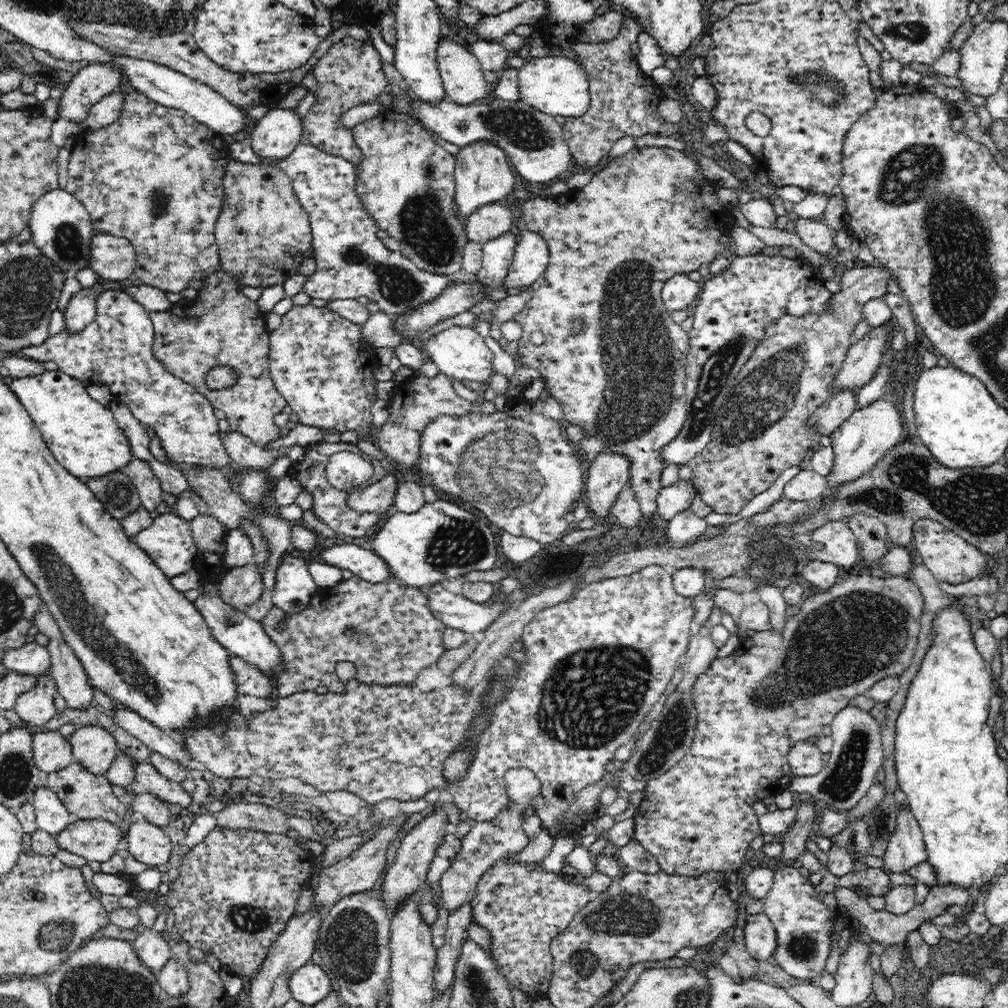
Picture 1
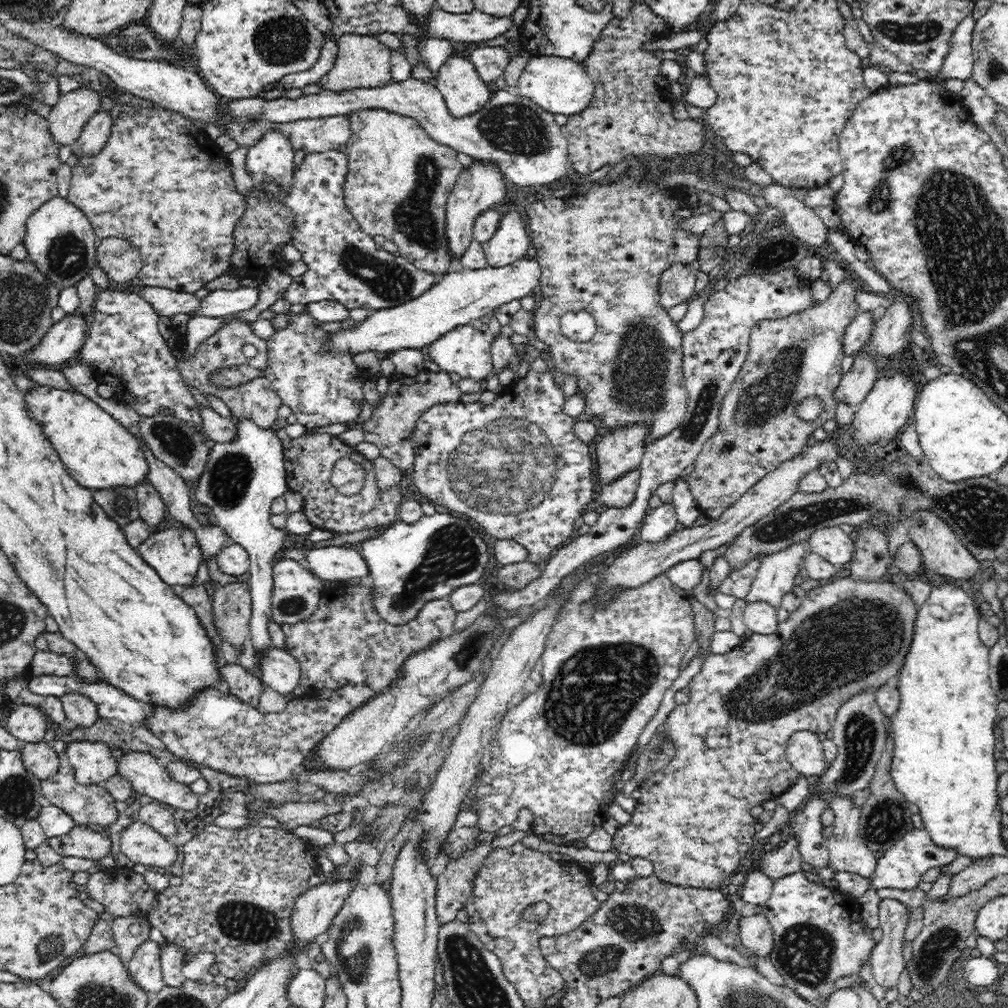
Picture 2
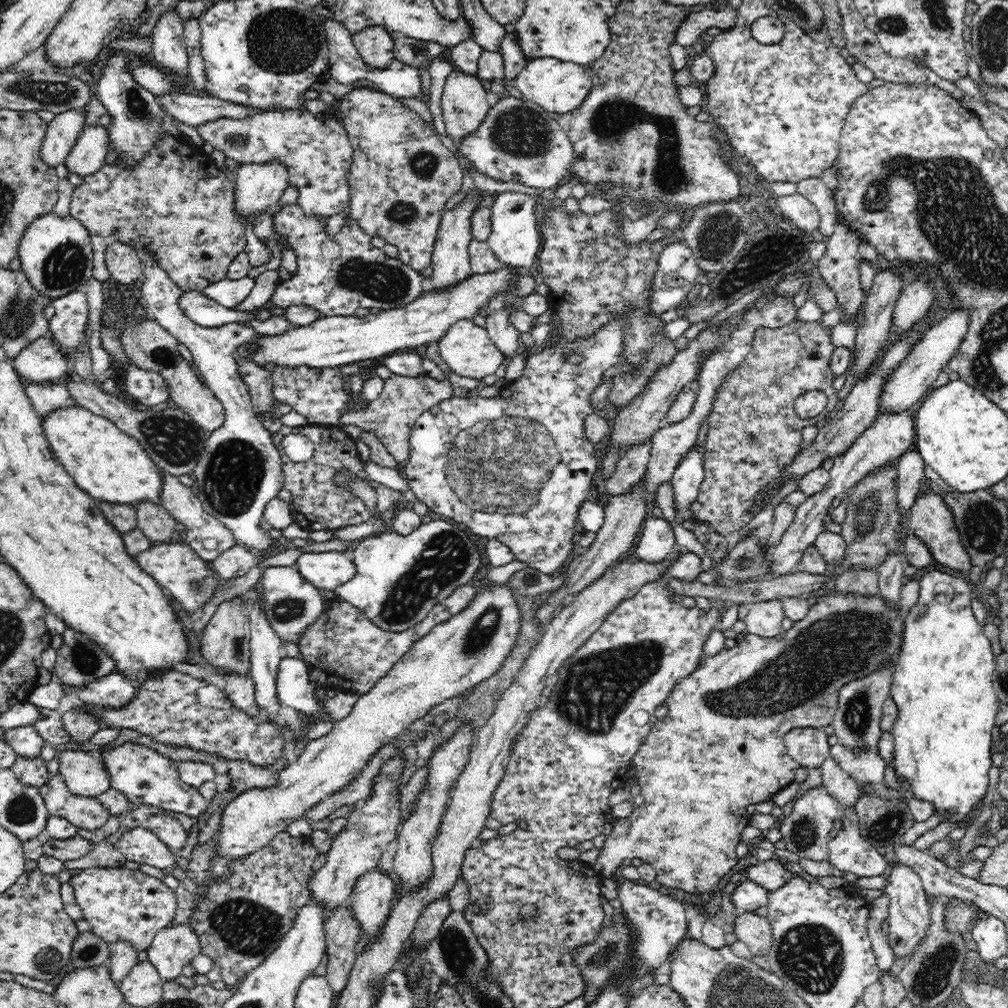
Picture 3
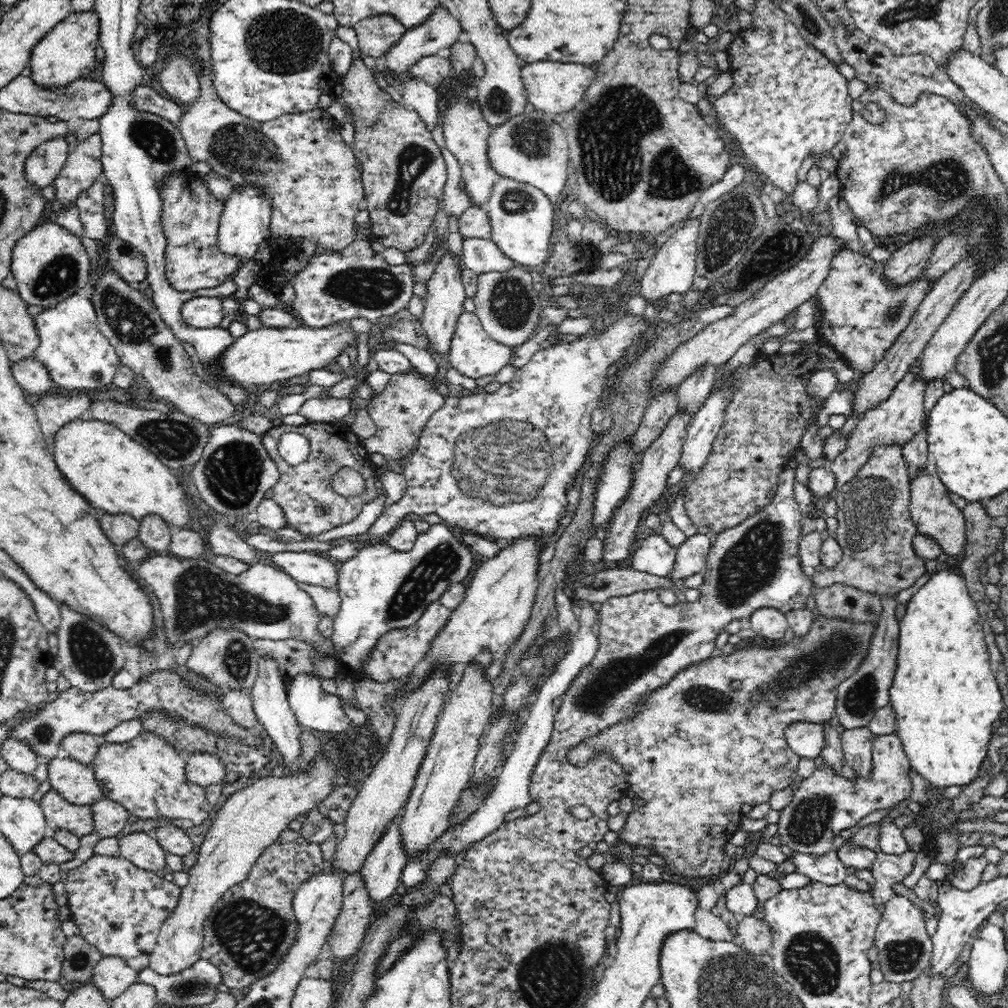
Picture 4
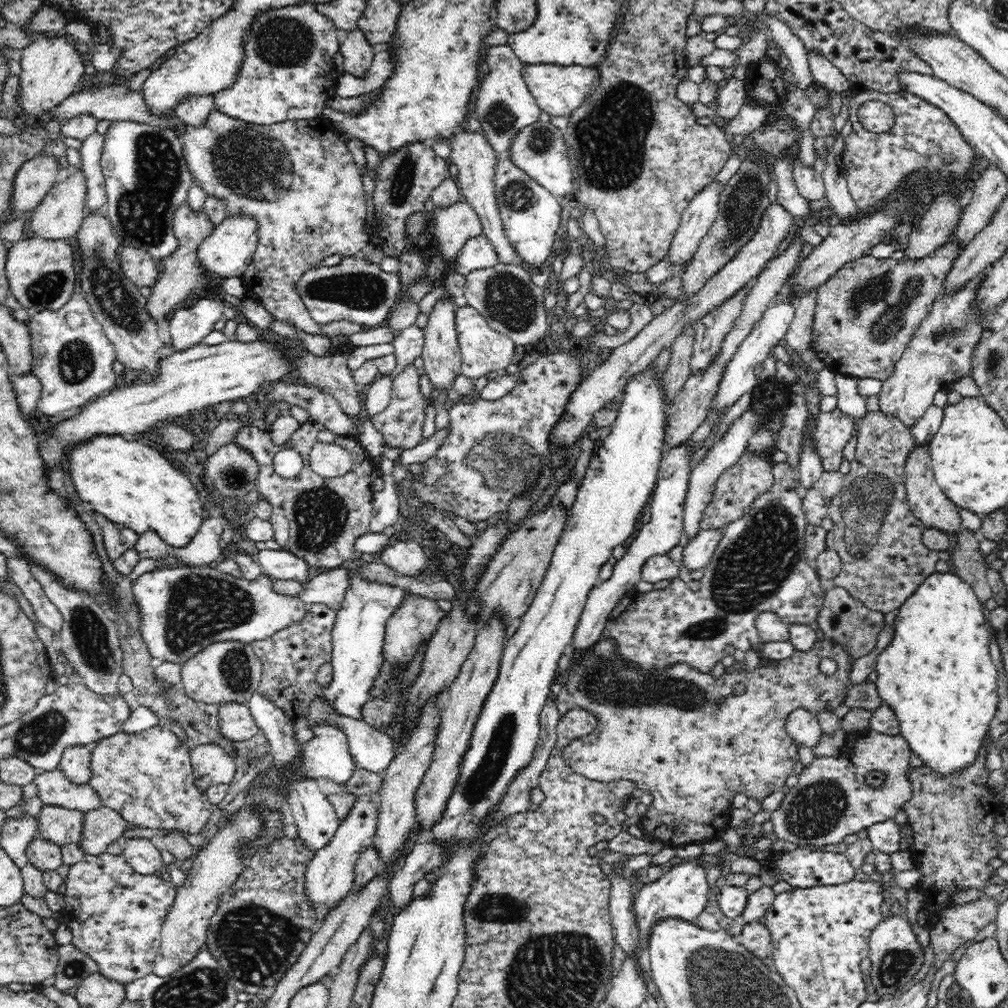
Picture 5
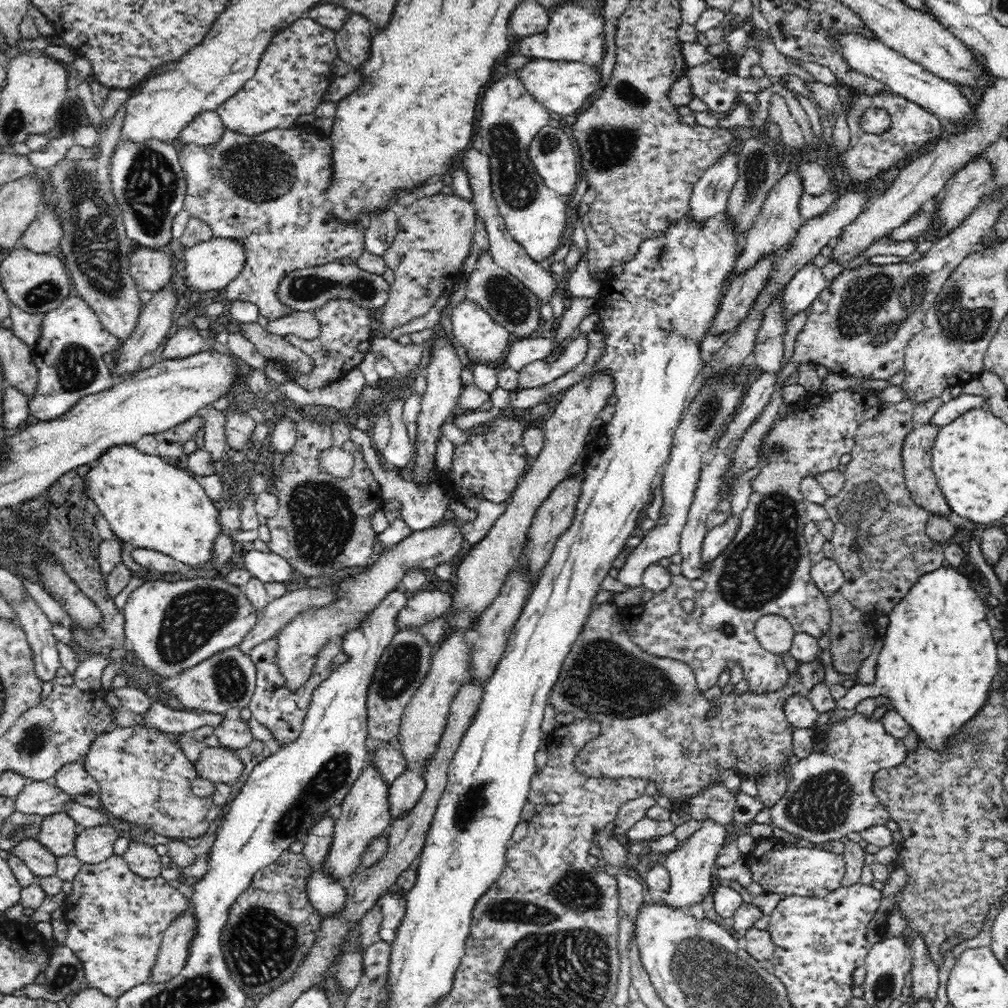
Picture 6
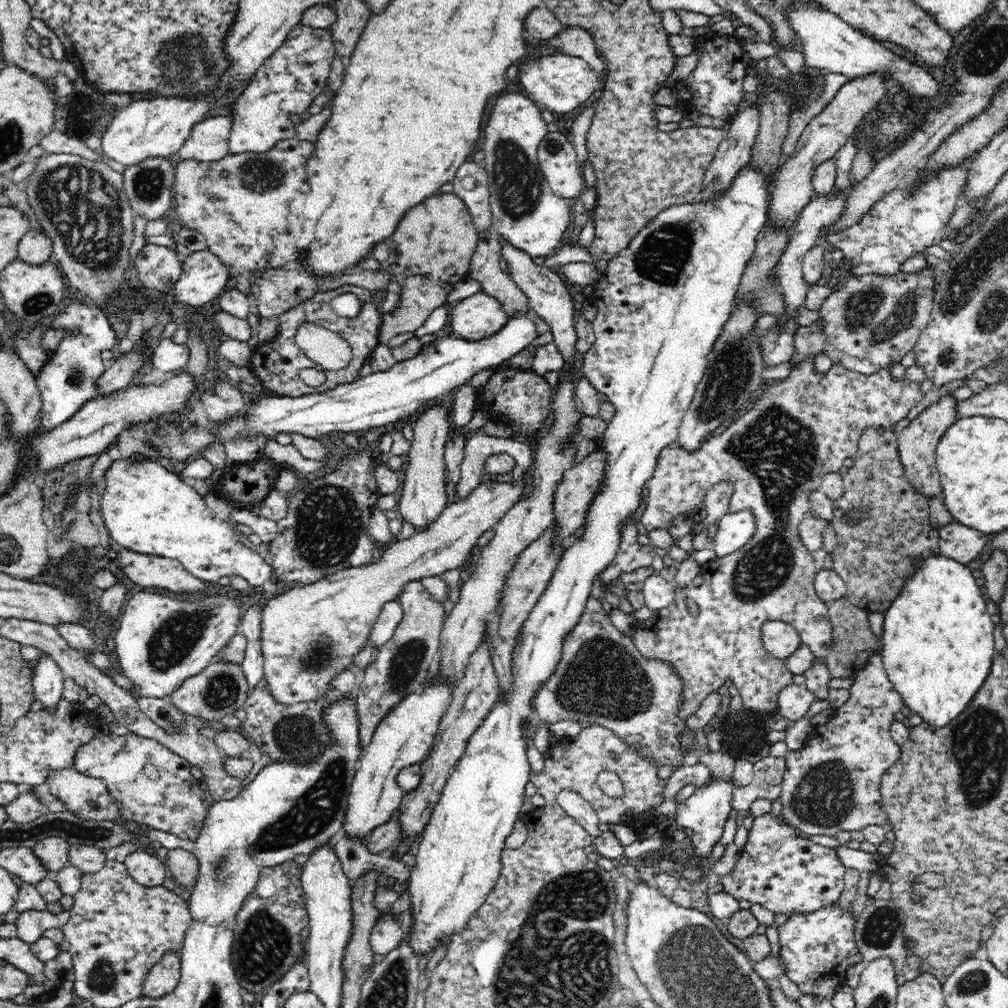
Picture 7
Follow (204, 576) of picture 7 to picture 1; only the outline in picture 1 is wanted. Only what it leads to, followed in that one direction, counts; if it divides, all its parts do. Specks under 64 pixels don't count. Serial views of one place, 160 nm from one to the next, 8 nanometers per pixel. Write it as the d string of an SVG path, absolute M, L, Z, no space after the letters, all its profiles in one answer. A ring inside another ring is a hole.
M45 370L42 375L8 380L10 390L20 399L22 406L40 431L46 446L54 458L72 476L100 478L122 470L133 454L129 440L118 426L114 413L108 406L92 399L86 391L85 382L80 382L64 372ZM341 539L338 544L326 548L318 558L324 564L350 570L354 576L368 582L381 583L392 579L390 566L380 555L348 540Z

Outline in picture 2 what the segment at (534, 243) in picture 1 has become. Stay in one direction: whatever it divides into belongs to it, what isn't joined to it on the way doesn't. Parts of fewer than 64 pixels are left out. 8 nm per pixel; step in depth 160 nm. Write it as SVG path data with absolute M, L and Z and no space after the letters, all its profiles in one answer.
M533 252L498 269L487 267L448 272L439 277L437 284L419 298L394 309L370 311L364 322L332 333L327 346L331 346L331 350L351 350L351 354L368 350L393 353L402 348L420 349L426 344L432 344L456 326L477 324L484 315L490 315L496 308L532 295L539 286L540 278L540 265Z

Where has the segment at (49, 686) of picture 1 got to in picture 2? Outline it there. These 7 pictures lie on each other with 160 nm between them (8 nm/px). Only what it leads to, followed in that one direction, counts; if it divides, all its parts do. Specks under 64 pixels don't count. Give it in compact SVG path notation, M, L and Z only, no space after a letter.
M18 704L8 716L8 733L18 738L21 745L44 741L47 731L46 712L42 708Z

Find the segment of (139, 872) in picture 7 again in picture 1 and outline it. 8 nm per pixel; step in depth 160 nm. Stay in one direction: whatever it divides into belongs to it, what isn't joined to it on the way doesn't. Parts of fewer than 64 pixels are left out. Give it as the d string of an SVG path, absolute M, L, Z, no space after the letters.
M141 817L133 820L126 838L128 852L132 857L151 868L166 865L174 850L170 837L164 833L162 827Z

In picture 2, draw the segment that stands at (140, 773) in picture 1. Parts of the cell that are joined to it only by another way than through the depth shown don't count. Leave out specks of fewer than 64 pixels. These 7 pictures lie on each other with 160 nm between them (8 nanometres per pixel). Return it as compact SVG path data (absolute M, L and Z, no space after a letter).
M126 752L117 760L117 774L126 779L132 789L140 795L154 799L158 804L166 803L183 811L194 810L199 796L188 785L174 780L165 762L144 752Z

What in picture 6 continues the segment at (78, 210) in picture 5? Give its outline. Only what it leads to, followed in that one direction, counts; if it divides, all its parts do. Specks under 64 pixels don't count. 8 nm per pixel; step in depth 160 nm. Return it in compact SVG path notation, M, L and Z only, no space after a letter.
M53 203L46 204L48 208L45 213L32 220L20 238L20 244L36 254L45 254L46 251L54 250L60 245L64 236L61 220L55 213L55 206Z

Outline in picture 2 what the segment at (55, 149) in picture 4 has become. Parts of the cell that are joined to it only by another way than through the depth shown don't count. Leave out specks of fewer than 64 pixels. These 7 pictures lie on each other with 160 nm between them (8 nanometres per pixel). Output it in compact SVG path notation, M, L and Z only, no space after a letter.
M81 86L60 96L47 117L51 135L58 144L71 145L81 135L84 125L100 108L100 96L100 91Z

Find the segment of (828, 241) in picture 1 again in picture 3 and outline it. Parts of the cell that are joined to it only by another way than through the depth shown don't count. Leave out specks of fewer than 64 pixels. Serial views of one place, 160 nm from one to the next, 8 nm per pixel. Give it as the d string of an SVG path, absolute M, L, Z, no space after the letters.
M797 192L787 196L778 196L776 203L784 218L792 220L794 228L800 228L811 234L819 228L821 218L818 209L802 194Z

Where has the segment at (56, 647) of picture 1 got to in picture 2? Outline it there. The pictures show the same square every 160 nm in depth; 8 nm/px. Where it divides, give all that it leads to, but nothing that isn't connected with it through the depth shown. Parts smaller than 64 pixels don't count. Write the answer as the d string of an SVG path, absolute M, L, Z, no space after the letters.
M79 691L64 692L61 700L66 720L73 727L92 727L100 719L96 703Z

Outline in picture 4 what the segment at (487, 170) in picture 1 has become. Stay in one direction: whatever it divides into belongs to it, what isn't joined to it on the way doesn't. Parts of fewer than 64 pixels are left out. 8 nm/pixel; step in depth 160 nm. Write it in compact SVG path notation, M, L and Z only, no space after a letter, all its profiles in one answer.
M450 254L442 255L441 260L437 264L437 268L433 272L432 279L427 285L427 295L424 301L423 320L419 328L420 333L425 334L429 348L439 352L444 358L448 357L448 350L452 340L458 316L463 314L463 305L466 300L461 275L458 274L458 266L456 260Z

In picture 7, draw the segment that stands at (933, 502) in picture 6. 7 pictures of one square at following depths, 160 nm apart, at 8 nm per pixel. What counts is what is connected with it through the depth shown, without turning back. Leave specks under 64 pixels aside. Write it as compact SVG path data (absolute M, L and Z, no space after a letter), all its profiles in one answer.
M948 391L937 402L930 404L928 408L911 420L908 426L898 434L900 462L906 471L908 481L916 489L916 492L928 498L942 497L941 492L943 490L941 489L940 475L936 468L935 448L944 432L958 419L956 418L956 402L952 391Z

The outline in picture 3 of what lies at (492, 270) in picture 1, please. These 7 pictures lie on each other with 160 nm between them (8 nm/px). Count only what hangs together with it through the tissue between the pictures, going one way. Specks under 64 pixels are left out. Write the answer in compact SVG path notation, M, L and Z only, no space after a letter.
M506 191L498 193L494 198L491 207L491 234L486 242L506 267L535 267L540 253L540 227L536 218L536 204L540 197L542 196Z

